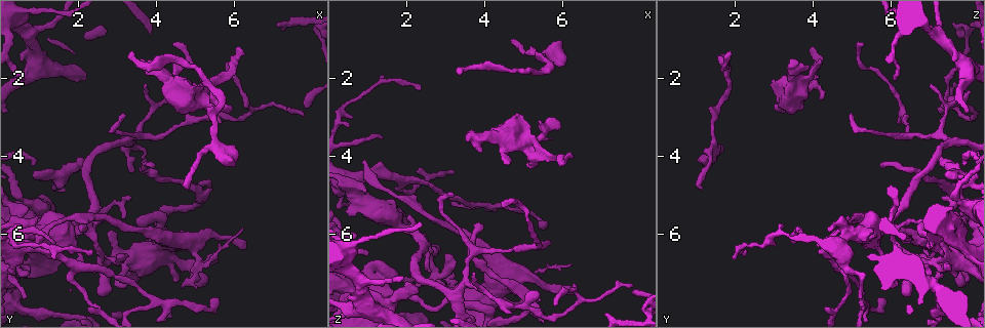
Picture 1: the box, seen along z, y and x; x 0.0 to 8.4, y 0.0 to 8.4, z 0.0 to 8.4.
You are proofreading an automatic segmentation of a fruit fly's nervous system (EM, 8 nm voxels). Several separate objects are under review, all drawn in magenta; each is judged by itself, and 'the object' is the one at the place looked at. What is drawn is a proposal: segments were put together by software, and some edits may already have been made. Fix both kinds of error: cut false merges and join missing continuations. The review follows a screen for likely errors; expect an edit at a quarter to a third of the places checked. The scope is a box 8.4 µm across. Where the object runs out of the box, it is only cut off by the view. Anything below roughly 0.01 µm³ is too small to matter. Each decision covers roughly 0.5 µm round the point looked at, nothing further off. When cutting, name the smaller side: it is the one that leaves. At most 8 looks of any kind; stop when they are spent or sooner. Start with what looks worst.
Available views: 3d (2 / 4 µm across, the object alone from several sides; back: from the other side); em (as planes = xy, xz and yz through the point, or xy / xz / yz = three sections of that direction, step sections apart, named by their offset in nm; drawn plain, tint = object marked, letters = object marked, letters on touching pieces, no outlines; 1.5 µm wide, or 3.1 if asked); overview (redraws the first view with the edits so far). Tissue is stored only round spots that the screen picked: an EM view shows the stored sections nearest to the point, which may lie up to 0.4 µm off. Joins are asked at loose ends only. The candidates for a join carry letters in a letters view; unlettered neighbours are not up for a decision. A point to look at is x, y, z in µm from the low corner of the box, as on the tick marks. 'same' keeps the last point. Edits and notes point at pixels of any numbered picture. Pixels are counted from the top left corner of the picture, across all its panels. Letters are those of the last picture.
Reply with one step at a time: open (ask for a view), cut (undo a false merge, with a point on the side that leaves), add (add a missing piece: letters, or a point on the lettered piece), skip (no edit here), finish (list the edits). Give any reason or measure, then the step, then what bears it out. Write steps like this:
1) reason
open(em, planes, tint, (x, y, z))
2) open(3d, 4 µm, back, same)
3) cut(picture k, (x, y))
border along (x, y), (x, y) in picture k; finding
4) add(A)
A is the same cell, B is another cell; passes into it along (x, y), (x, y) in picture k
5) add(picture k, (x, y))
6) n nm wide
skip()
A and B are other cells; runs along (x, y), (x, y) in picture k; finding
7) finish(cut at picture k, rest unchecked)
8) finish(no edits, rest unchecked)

thin end
open(3d, 2 µm, (6.05, 1.20, 4.00))

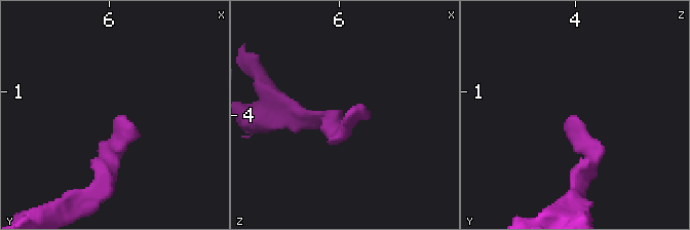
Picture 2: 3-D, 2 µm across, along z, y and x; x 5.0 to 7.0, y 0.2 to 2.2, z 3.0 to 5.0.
open(em, planes, letters, (6.08, 1.22, 3.98))

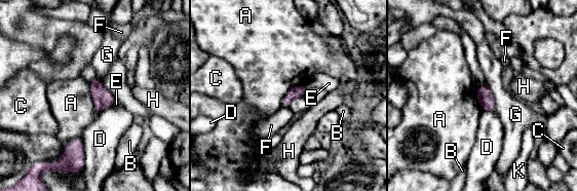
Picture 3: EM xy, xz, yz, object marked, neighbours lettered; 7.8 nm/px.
skip()
A, B, C, D, E, F, G, H and K are other cells; border along (87, 82), (93, 107), (99, 113) in picture 3; no lettered piece goes on from it

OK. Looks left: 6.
three arms meet
open(3d, 2 µm, (4.00, 7.65, 5.20))

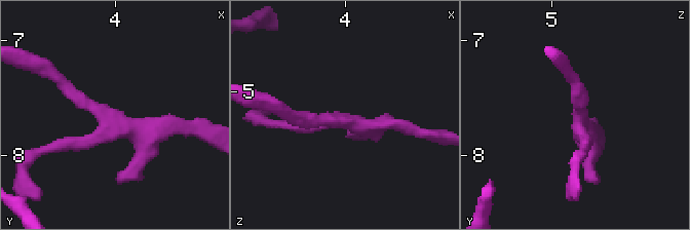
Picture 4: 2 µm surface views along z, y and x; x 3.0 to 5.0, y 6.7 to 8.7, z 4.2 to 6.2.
open(em, yz, step 8, letters, (3.96, 7.70, 5.26))

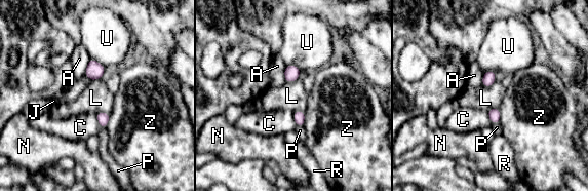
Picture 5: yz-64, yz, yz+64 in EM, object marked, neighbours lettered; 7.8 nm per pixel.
skip()
A, C, J, L, N, P, R, U and Z are other cells; border along (495, 80), (488, 86), (481, 85) in picture 5; continuous, no second neuron

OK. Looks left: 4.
sharp bend
open(em, planes, tint, (2.75, 5.25, 7.90))

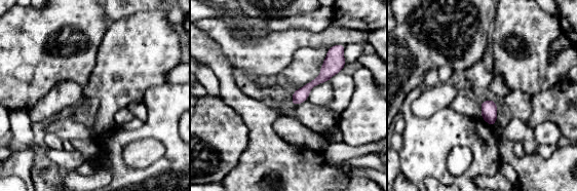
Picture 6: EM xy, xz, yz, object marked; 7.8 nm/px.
see the neighbours
open(em, planes, letters, same)

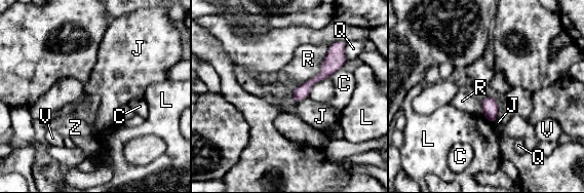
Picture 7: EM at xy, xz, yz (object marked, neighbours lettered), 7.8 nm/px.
110 nm wide; R touches over 420 nm
skip()
C, J, L, Q, R, V and Z are other cells; continuous, no second neuron

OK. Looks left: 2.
finish(no edits, rest unchecked)

